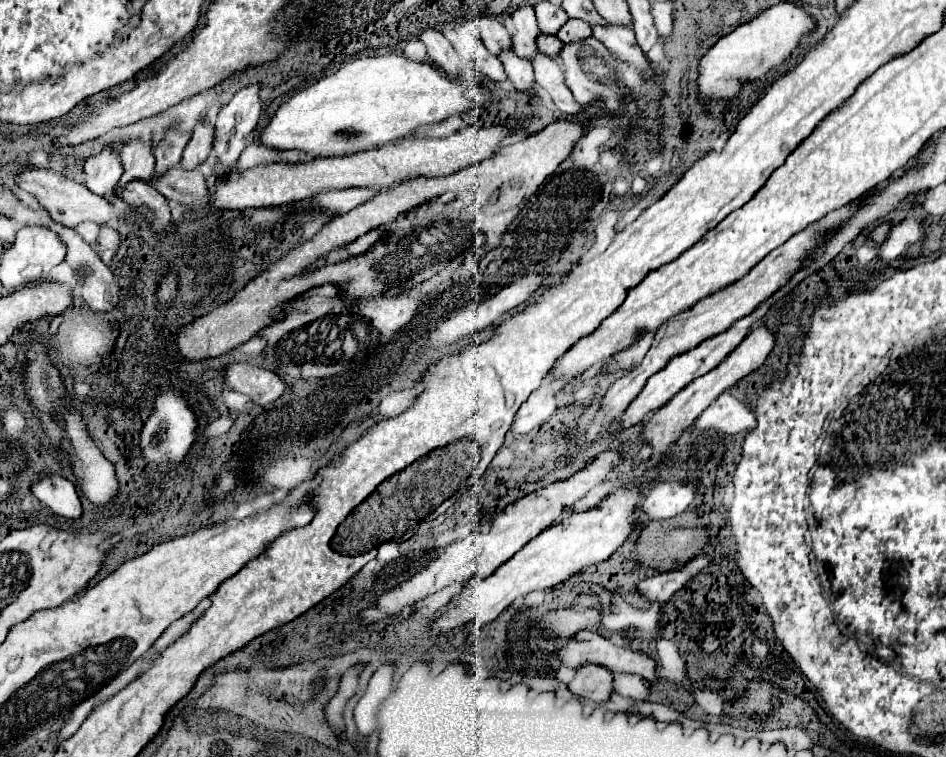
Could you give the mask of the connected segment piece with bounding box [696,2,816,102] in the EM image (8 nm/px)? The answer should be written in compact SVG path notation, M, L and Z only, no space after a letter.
M780 2L762 10L750 22L736 26L728 36L720 38L698 64L698 96L702 102L732 100L738 96L740 82L750 80L754 74L766 74L772 66L778 66L796 52L800 40L816 28L814 18L796 2Z

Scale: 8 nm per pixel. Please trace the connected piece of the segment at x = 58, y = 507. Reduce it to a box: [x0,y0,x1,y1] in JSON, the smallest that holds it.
[30,474,82,518]

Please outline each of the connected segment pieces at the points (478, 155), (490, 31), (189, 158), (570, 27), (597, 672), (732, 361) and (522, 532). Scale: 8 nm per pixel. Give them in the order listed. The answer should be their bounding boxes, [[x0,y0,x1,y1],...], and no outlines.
[[208,126,514,210],[474,14,510,56],[182,120,214,168],[558,18,592,42],[568,664,612,702],[634,322,776,478],[362,450,622,622]]

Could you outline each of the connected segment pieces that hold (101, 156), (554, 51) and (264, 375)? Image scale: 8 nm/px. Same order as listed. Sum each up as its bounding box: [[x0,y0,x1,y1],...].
[[84,146,124,202],[536,32,562,58],[222,362,288,406]]

